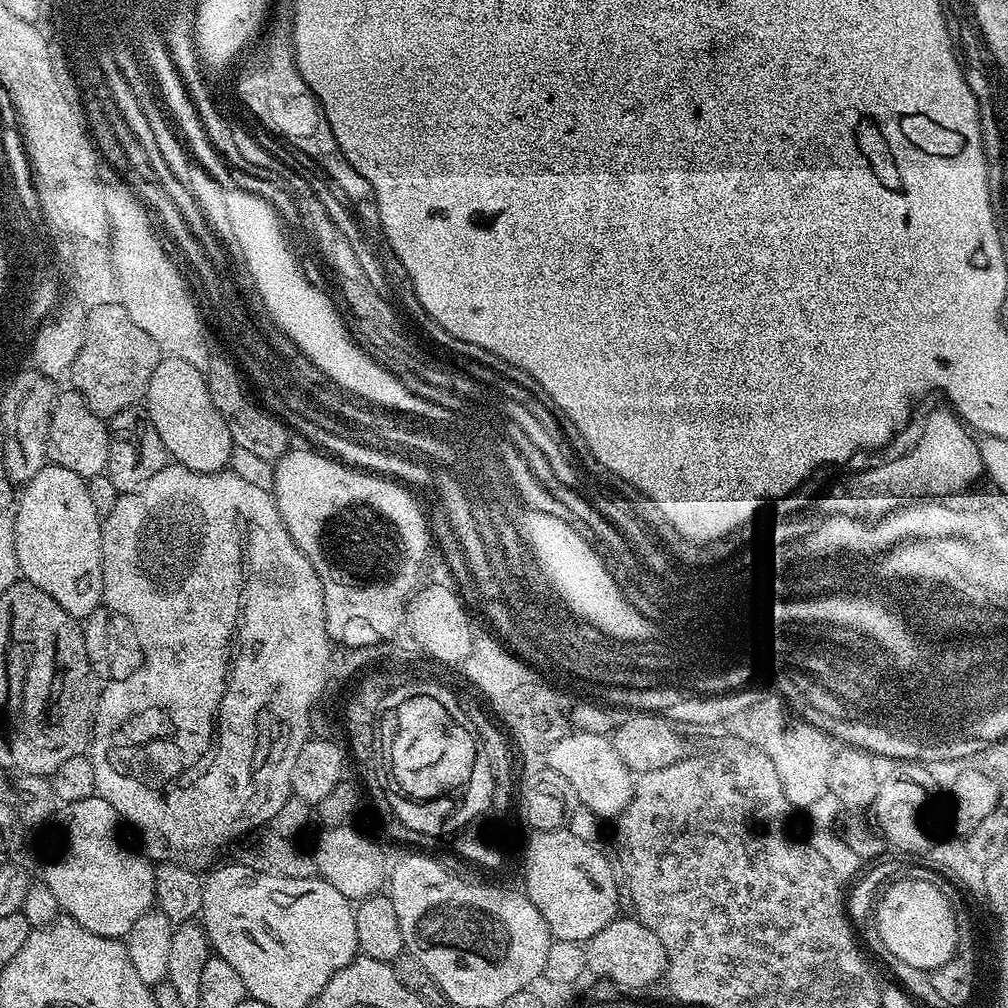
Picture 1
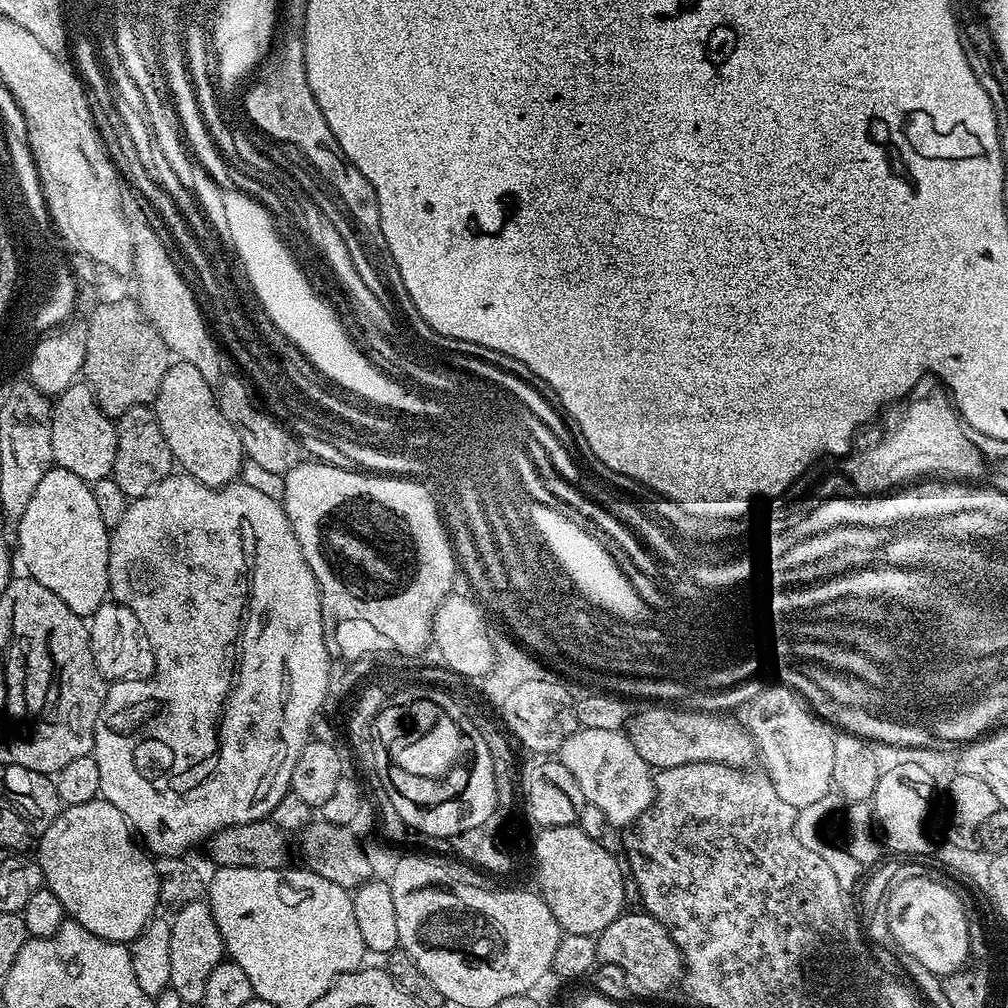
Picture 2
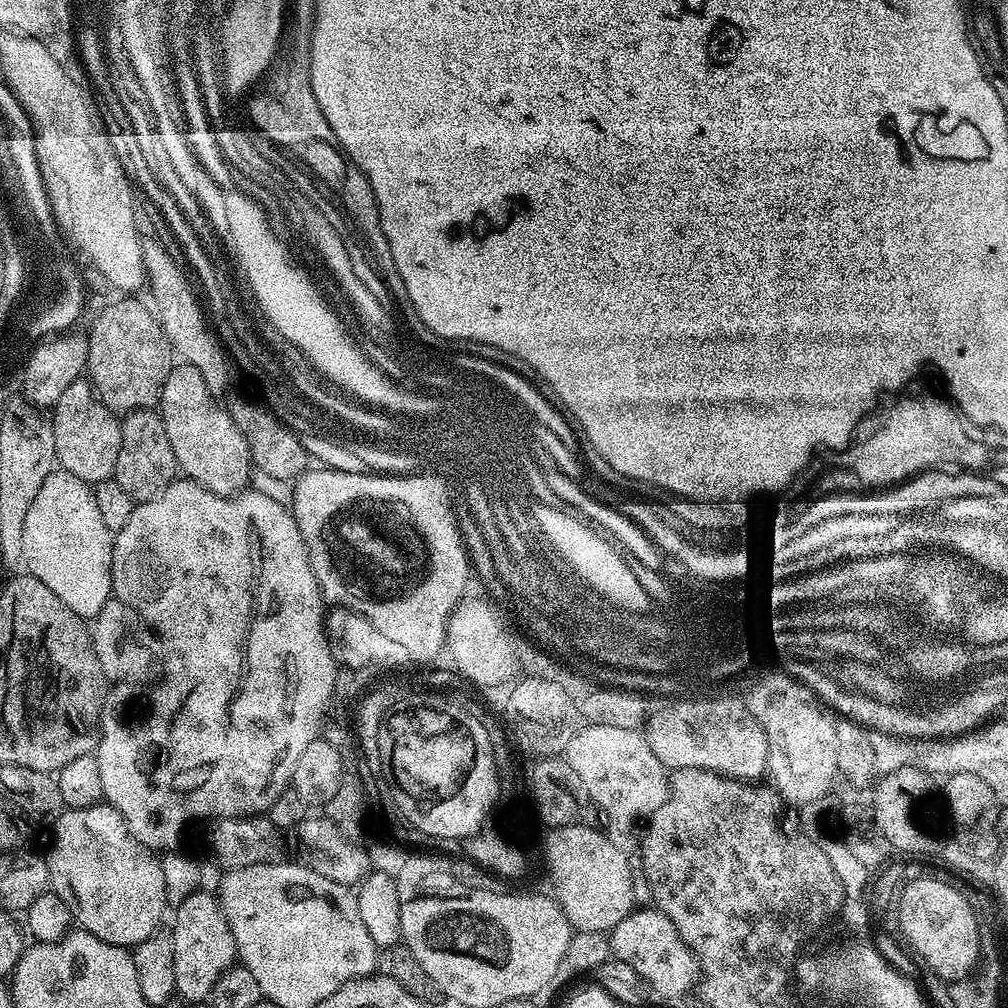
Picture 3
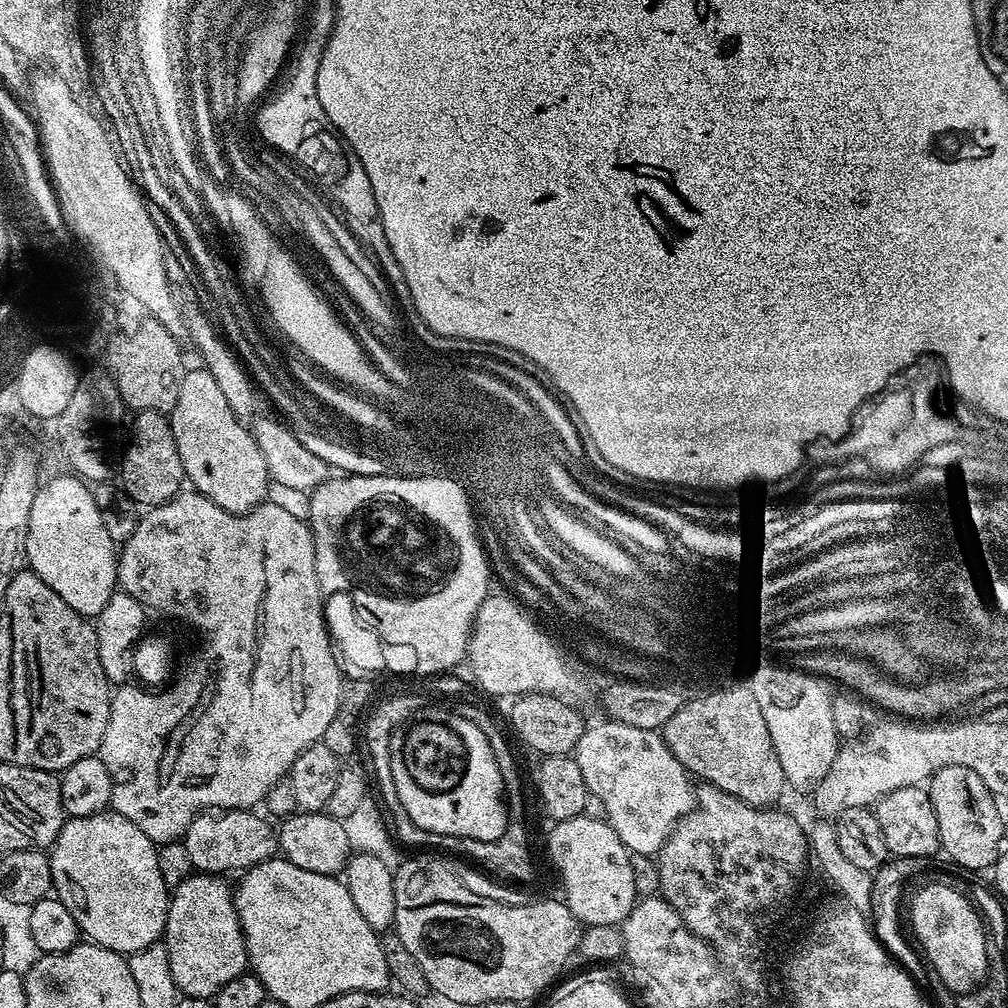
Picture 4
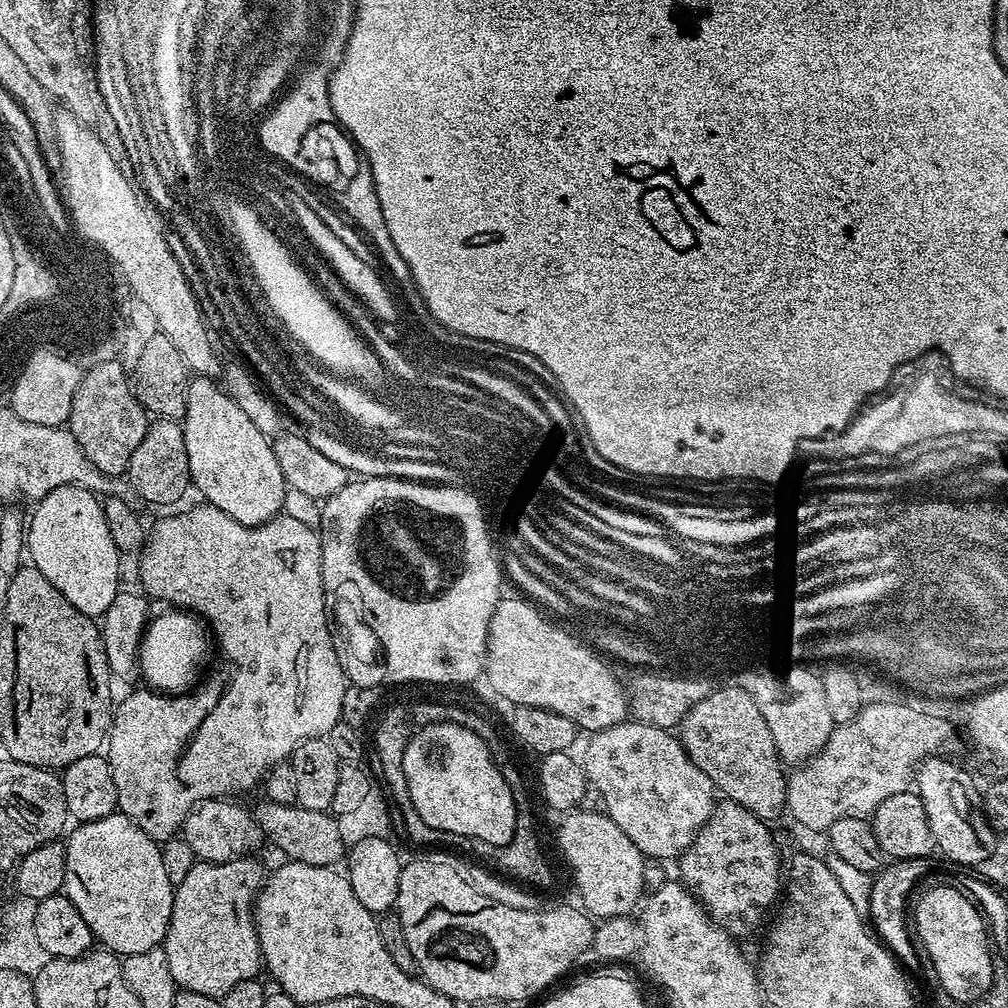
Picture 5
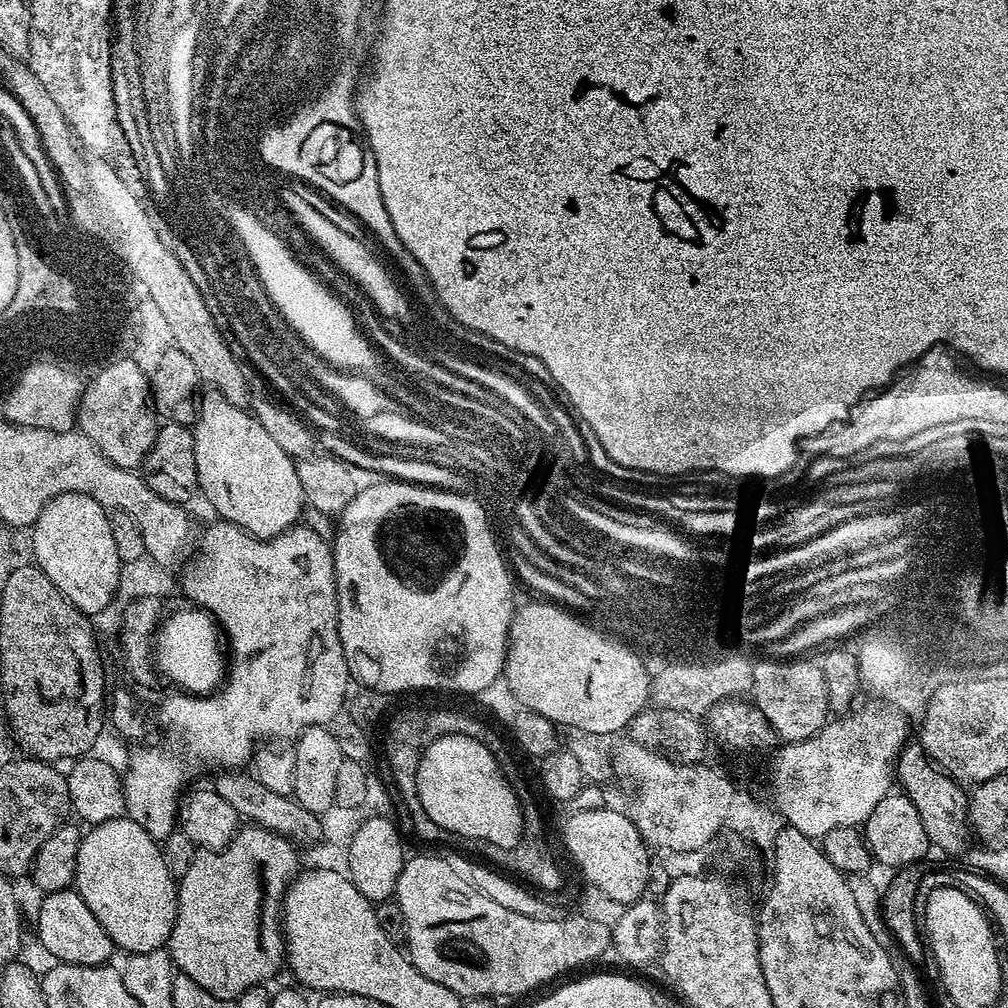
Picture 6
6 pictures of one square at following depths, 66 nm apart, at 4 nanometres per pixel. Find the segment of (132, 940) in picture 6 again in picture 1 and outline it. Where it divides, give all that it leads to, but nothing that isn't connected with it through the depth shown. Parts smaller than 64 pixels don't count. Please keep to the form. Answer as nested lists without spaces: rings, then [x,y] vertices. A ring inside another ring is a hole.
[[[98,795],[63,805],[55,820],[56,853],[44,868],[42,883],[58,898],[61,913],[86,926],[90,934],[127,937],[134,922],[153,907],[156,898],[153,861],[139,851],[131,852],[120,841],[114,806]]]

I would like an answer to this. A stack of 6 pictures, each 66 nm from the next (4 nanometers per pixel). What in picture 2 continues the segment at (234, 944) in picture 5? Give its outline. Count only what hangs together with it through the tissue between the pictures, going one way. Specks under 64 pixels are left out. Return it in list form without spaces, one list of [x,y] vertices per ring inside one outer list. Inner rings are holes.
[[[203,899],[175,909],[170,927],[170,986],[186,1006],[199,1005],[206,994],[210,972],[225,959],[224,939],[212,917],[212,909]]]

